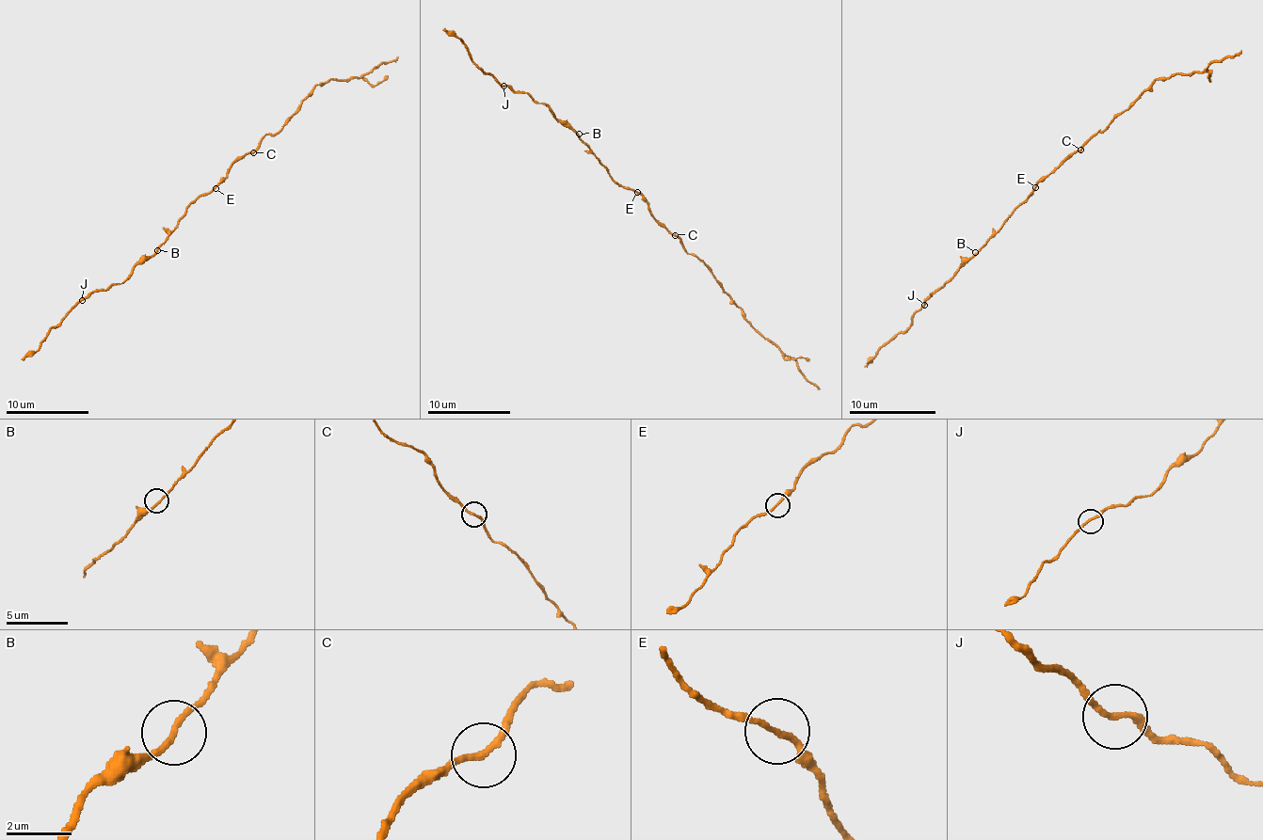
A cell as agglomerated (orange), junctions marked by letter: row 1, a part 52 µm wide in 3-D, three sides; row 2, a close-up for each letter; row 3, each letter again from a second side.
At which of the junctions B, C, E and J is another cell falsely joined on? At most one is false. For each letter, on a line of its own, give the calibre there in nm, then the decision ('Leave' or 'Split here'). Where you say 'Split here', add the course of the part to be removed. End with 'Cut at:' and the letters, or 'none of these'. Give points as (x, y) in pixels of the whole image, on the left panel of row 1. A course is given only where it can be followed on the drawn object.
B: Thickness 180 nm. Leave
C: Thickness 180 nm. Split here. Course of the part to remove: (252, 152), (267, 134), (276, 134), (281, 128), (317, 84), (360, 78), (398, 57)
E: Thickness 170 nm. Leave
J: Thickness 180 nm. Leave
Cut at: C

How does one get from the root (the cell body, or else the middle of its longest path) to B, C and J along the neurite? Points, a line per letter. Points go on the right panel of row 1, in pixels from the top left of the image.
B: (1035, 187), (1005, 224), (975, 252)
C: (1035, 187), (1068, 157), (1080, 150)
J: (1035, 187), (1005, 224), (942, 287), (931, 293), (924, 305)

